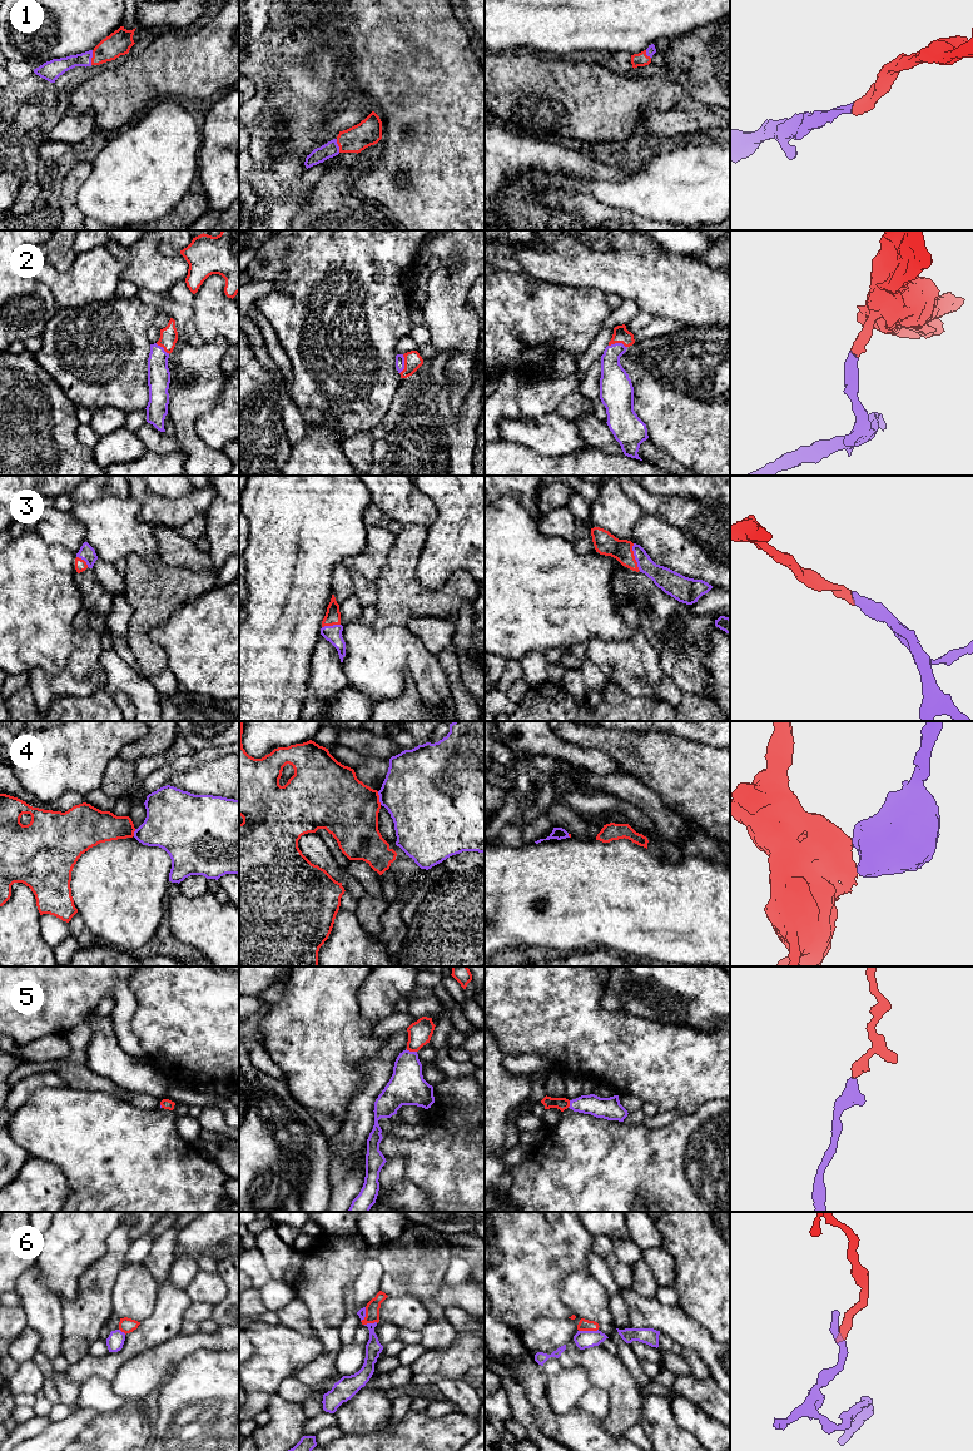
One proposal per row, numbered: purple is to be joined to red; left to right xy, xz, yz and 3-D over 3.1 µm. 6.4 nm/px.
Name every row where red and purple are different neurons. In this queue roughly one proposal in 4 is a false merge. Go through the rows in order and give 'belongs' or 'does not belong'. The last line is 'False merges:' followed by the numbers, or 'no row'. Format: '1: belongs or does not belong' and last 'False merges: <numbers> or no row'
1: belongs
2: belongs
3: belongs
4: does not belong
5: belongs
6: does not belong
False merges: 4, 6

